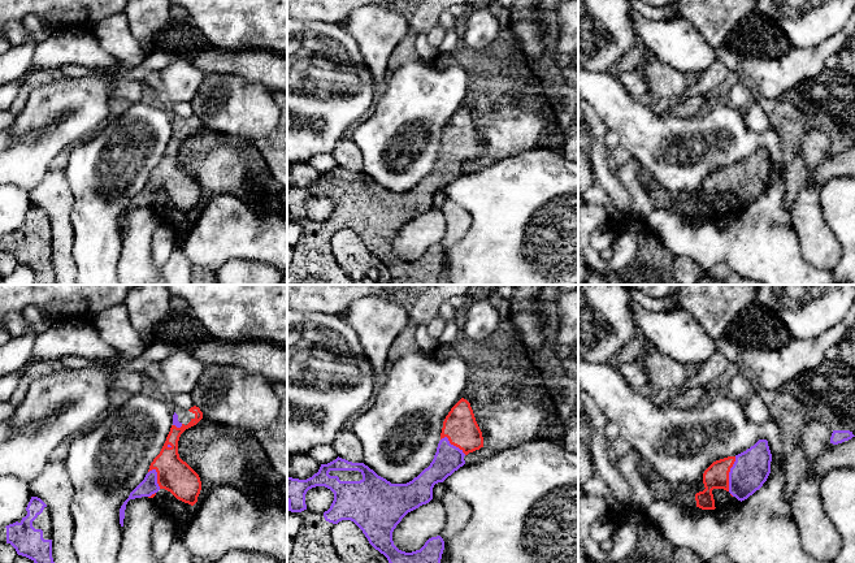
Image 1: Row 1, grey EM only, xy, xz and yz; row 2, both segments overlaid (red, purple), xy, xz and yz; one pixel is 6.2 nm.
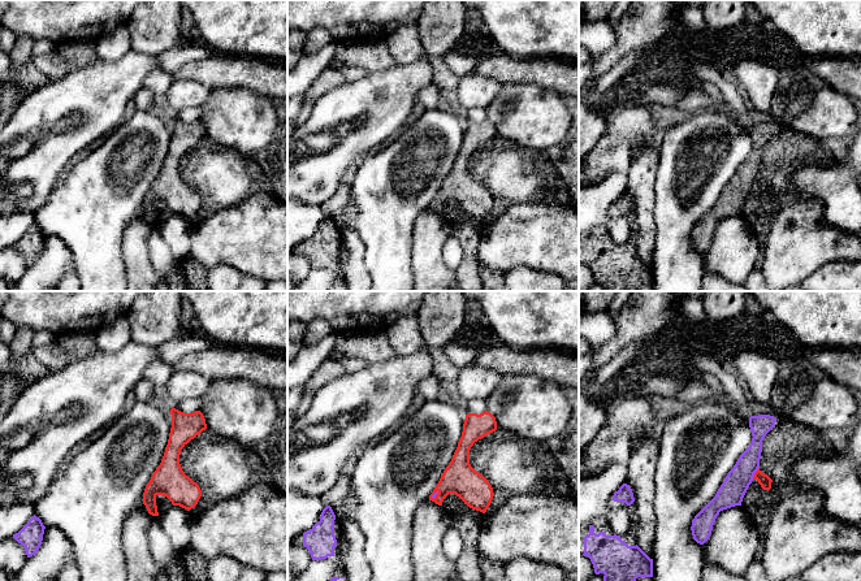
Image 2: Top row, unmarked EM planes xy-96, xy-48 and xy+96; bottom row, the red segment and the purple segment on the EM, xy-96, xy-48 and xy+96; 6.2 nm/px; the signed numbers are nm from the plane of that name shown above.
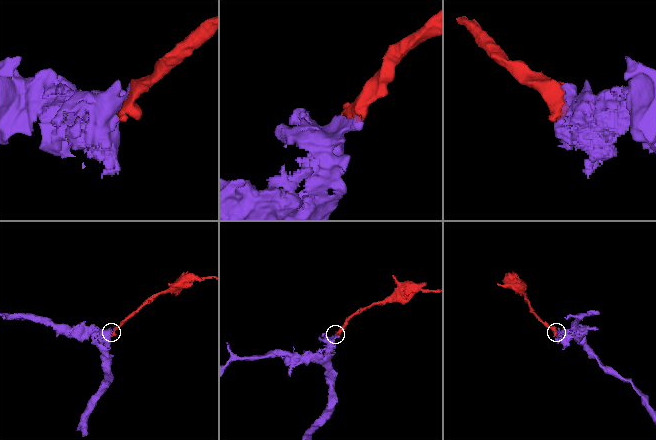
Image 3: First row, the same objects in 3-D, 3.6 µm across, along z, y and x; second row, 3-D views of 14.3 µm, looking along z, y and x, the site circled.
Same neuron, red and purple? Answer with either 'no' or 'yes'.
yes

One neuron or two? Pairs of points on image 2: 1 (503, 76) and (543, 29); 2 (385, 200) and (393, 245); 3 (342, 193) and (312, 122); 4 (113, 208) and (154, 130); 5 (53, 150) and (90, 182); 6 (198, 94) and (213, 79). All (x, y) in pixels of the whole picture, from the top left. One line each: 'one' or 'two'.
1: two
2: one
3: two
4: one
5: two
6: two

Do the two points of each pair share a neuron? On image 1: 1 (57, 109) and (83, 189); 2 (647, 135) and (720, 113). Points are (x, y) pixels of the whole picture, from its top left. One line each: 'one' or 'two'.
1: two
2: one

